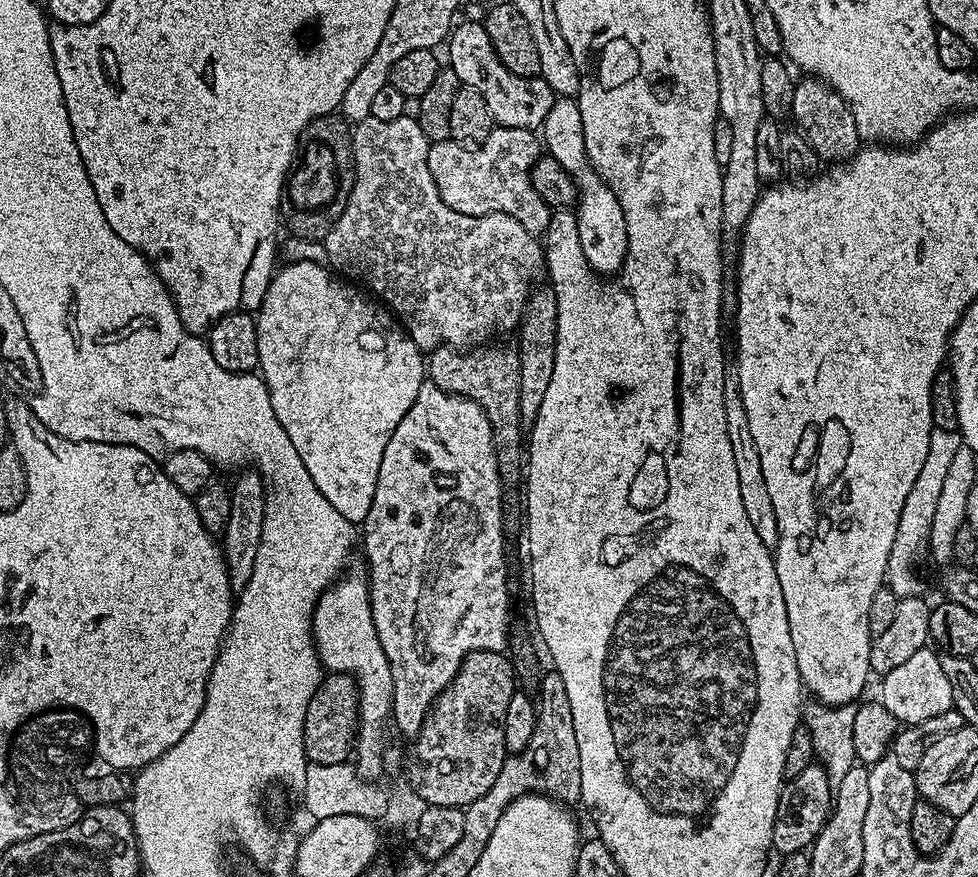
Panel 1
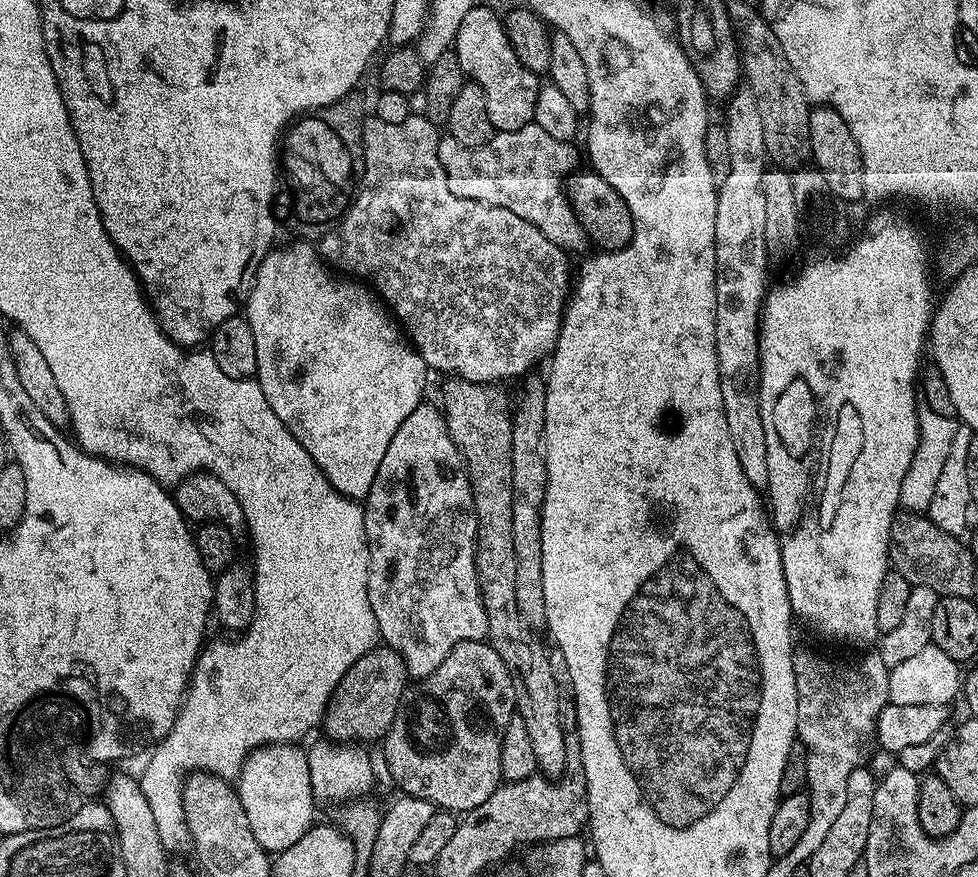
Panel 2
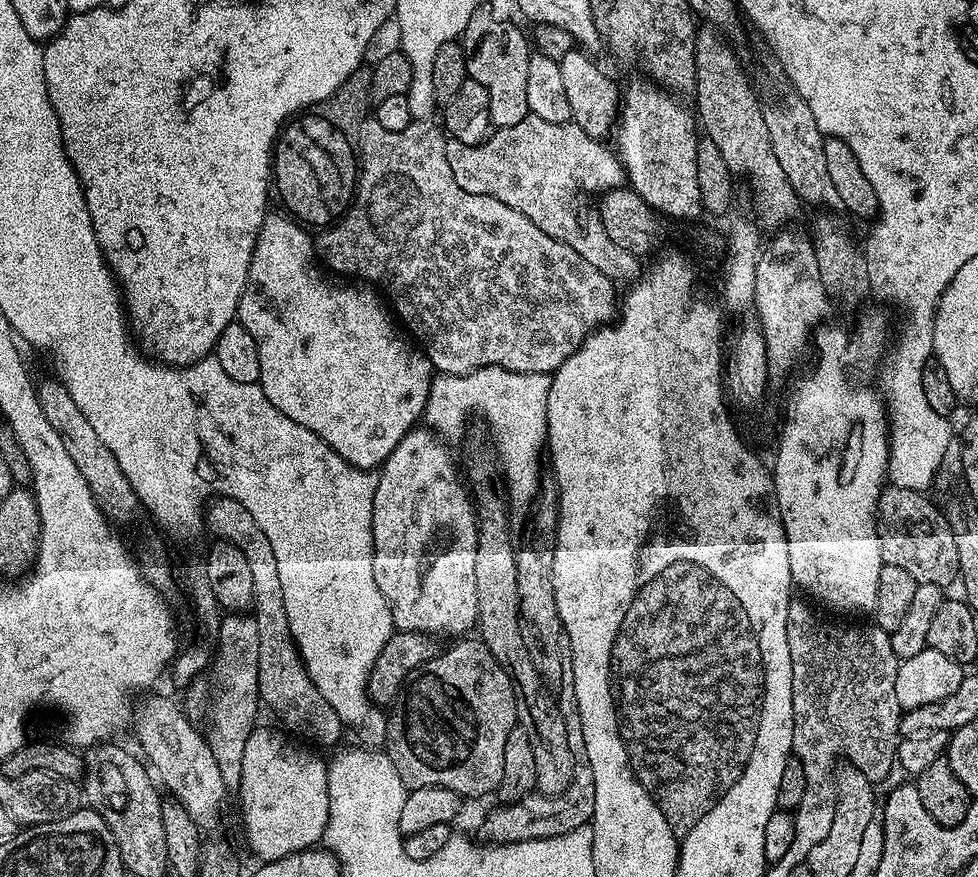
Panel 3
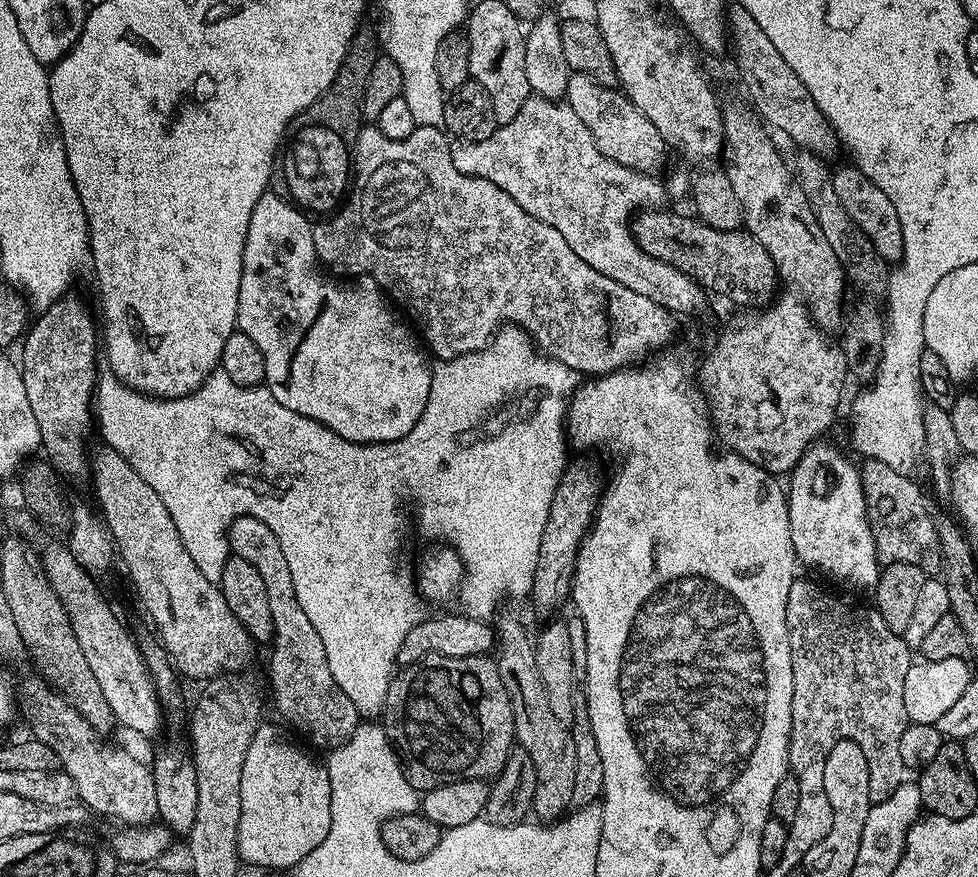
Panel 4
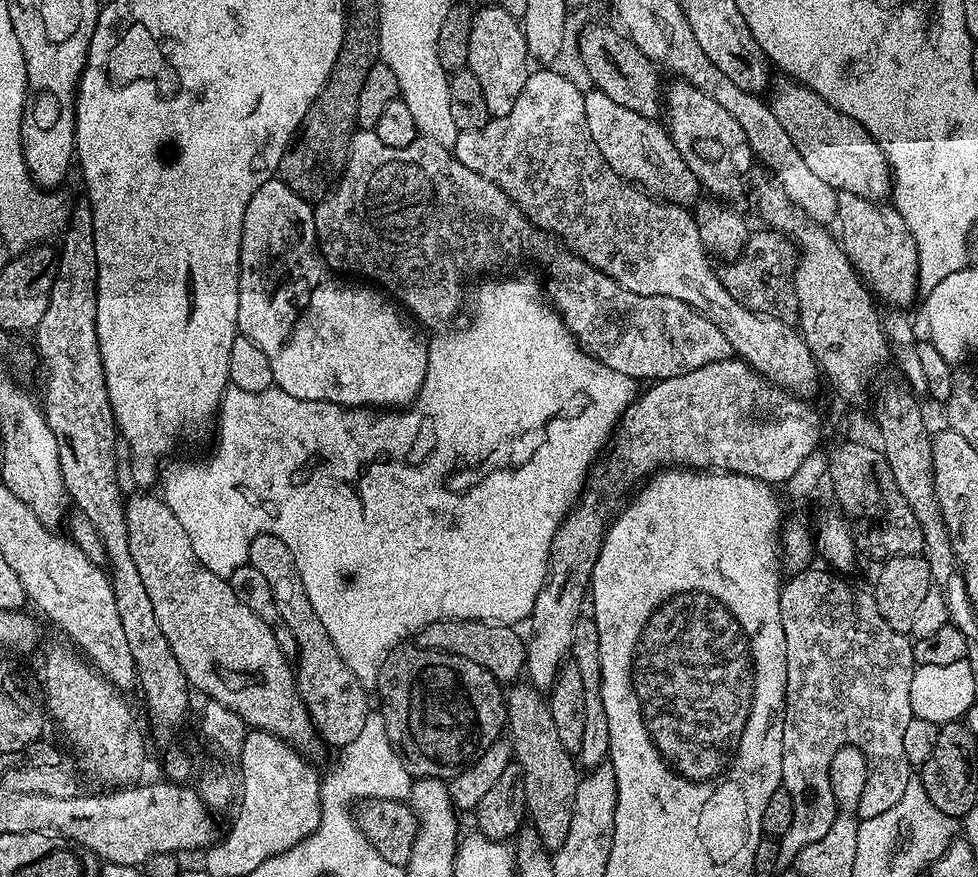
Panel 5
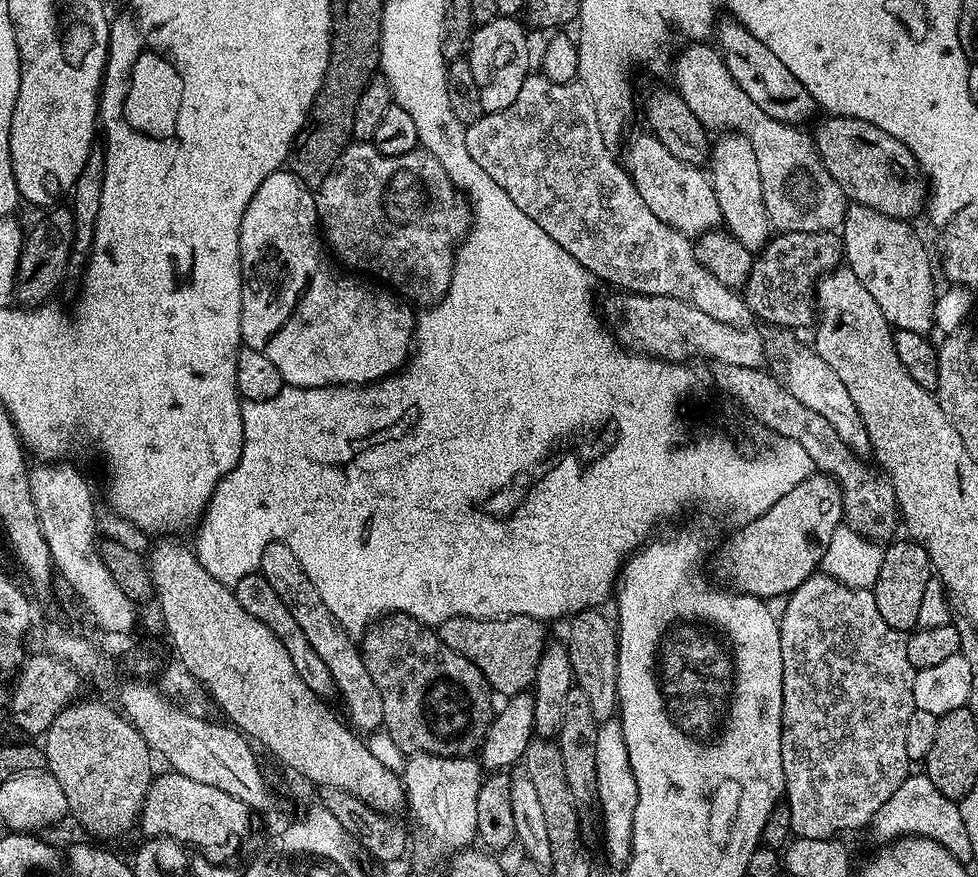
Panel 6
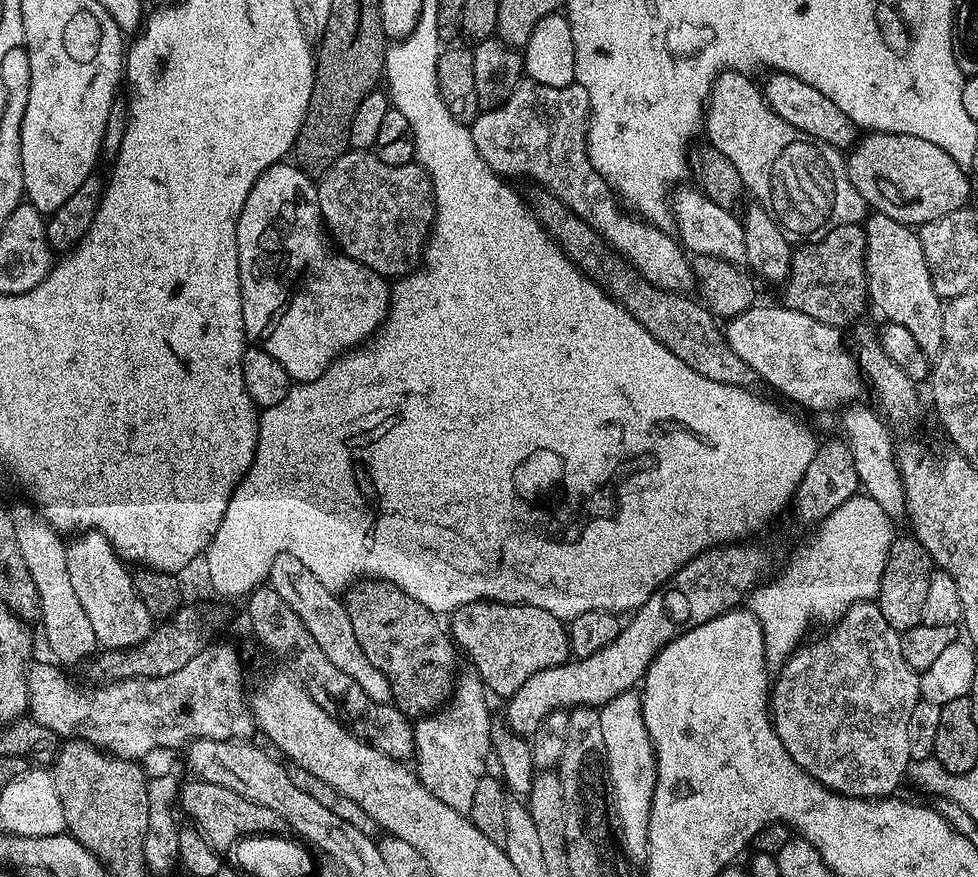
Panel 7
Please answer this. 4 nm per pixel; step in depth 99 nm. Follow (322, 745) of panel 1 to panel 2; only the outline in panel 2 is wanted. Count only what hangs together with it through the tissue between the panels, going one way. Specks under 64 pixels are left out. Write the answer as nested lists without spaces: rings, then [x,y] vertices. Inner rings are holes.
[[[372,648],[362,658],[358,658],[354,666],[350,666],[337,686],[335,696],[328,702],[322,717],[322,728],[328,731],[327,739],[333,742],[383,741],[396,717],[394,706],[405,699],[408,683],[410,684],[408,667],[393,648]]]

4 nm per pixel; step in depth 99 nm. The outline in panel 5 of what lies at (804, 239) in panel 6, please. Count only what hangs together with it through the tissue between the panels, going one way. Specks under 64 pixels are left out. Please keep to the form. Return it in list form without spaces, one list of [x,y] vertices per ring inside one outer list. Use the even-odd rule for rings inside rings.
[[[775,230],[753,231],[748,237],[742,254],[736,260],[729,260],[719,273],[722,286],[730,290],[730,298],[737,300],[742,306],[754,310],[758,314],[770,314],[770,318],[784,320],[787,324],[795,325],[800,318],[798,298],[794,290],[794,270],[798,253],[795,244],[788,237]]]

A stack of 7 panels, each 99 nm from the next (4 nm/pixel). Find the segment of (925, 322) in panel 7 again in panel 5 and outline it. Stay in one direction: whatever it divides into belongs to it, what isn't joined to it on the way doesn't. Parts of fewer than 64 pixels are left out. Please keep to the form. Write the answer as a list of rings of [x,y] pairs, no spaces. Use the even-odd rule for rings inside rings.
[[[837,192],[836,201],[836,220],[840,224],[838,239],[861,280],[868,285],[881,305],[888,304],[884,306],[892,310],[908,310],[916,296],[918,300],[920,283],[916,236],[910,234],[906,218],[902,218],[902,214],[898,214],[891,203],[858,198],[858,194]]]

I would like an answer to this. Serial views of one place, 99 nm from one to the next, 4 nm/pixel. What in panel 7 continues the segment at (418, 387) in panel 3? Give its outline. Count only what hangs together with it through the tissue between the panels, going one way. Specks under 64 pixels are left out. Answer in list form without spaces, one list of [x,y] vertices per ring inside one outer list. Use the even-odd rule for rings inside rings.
[[[295,163],[270,166],[254,182],[238,218],[236,245],[245,337],[255,347],[266,350],[270,358],[278,358],[289,381],[318,378],[338,357],[375,336],[388,318],[389,281],[330,246],[330,237],[320,216],[316,184]]]

